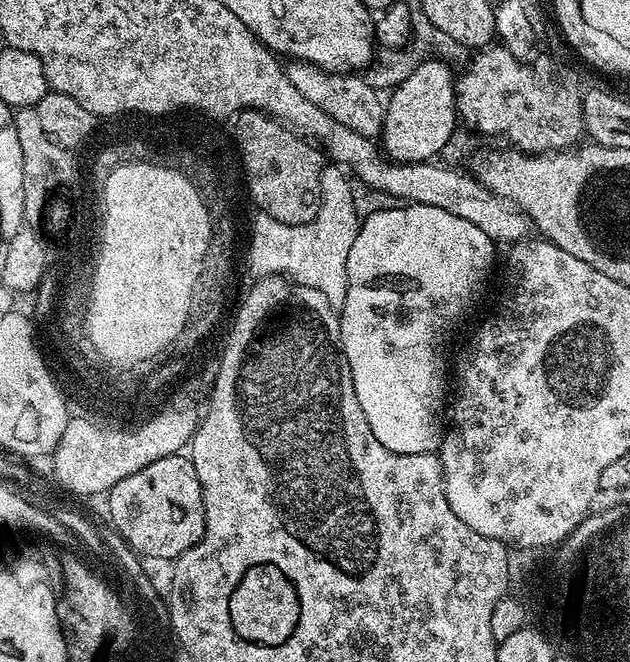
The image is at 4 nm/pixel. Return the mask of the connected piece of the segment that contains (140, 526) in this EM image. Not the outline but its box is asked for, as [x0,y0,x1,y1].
[106,454,204,562]

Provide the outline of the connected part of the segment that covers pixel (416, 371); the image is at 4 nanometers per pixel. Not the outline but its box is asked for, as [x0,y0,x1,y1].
[338,203,494,454]

